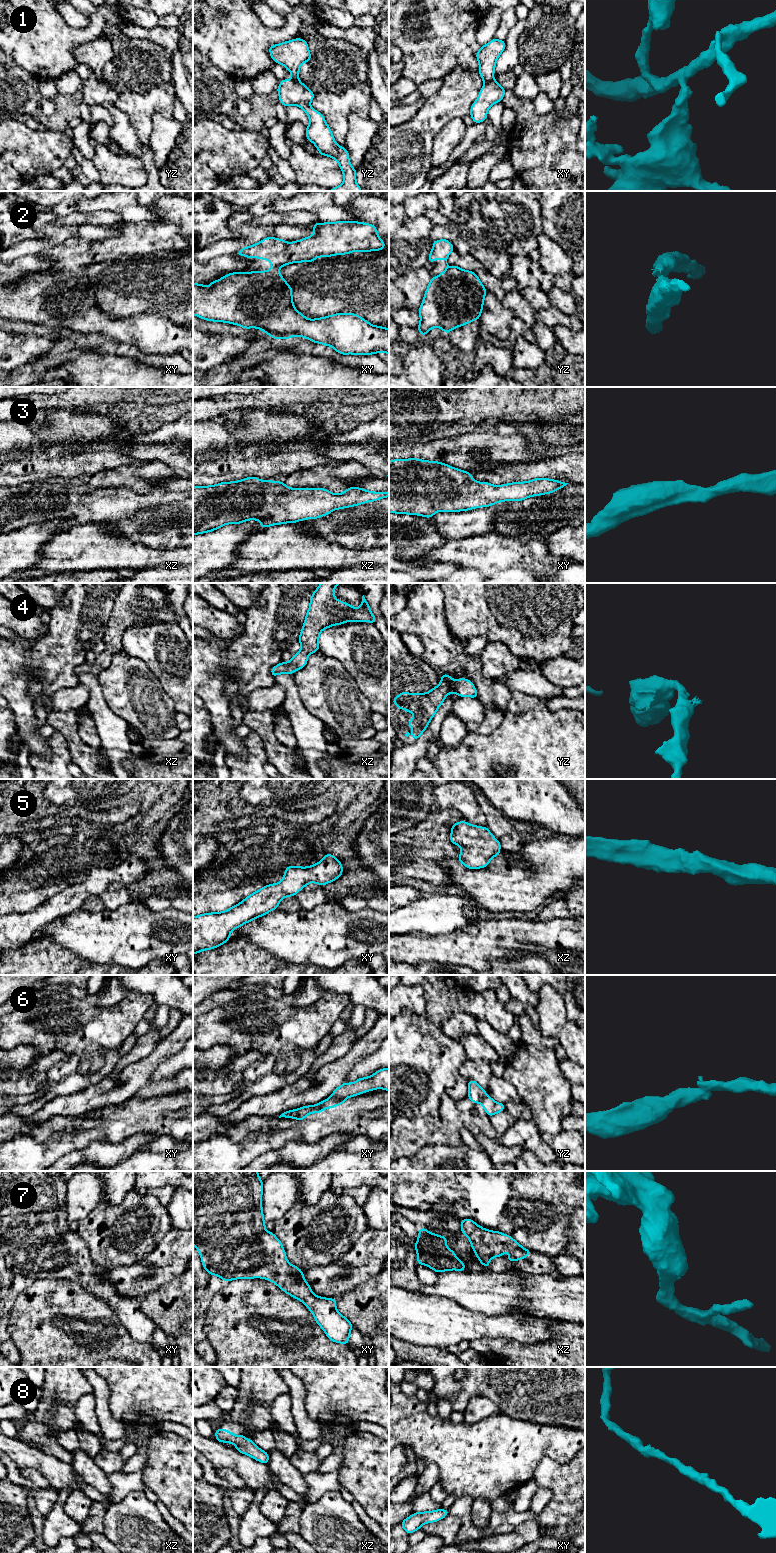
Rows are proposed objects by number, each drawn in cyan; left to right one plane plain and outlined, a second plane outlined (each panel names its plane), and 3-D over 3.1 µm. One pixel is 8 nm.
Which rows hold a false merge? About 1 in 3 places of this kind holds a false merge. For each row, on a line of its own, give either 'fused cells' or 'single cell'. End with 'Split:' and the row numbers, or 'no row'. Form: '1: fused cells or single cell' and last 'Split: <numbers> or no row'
1: fused cells
2: fused cells
3: single cell
4: single cell
5: single cell
6: fused cells
7: single cell
8: single cell
Split: 1, 2, 6

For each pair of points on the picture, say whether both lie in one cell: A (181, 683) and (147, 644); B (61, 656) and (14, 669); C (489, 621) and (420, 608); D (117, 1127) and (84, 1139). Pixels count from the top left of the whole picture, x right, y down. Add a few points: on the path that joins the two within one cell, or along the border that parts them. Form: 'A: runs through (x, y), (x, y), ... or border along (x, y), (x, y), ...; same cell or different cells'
A: runs through (176, 673), (157, 654); same cell
B: border along (32, 645), (24, 669), (33, 677), (26, 690); different cells
C: border along (443, 593), (445, 621), (453, 635); different cells
D: border along (99, 1128), (106, 1139); different cells

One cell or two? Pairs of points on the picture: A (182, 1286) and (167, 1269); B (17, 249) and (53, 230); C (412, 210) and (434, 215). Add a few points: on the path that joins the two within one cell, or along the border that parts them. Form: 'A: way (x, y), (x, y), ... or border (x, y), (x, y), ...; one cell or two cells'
A: border (182, 1272), (156, 1290); two cells
B: way (28, 246), (36, 246), (50, 241); one cell
C: border (437, 209), (429, 209), (424, 214); two cells

